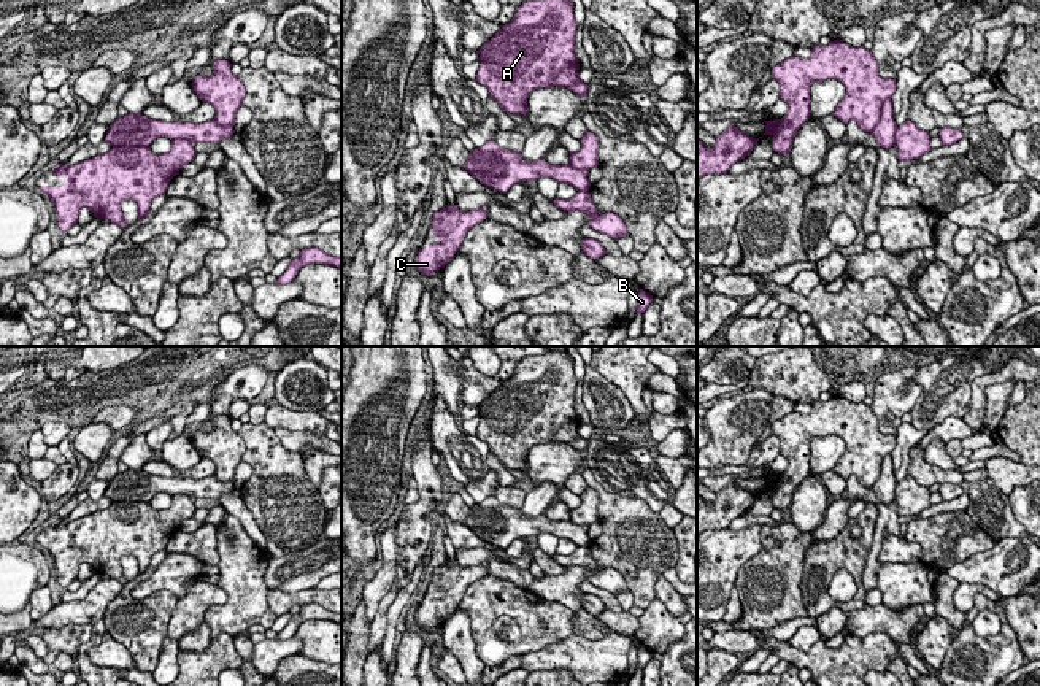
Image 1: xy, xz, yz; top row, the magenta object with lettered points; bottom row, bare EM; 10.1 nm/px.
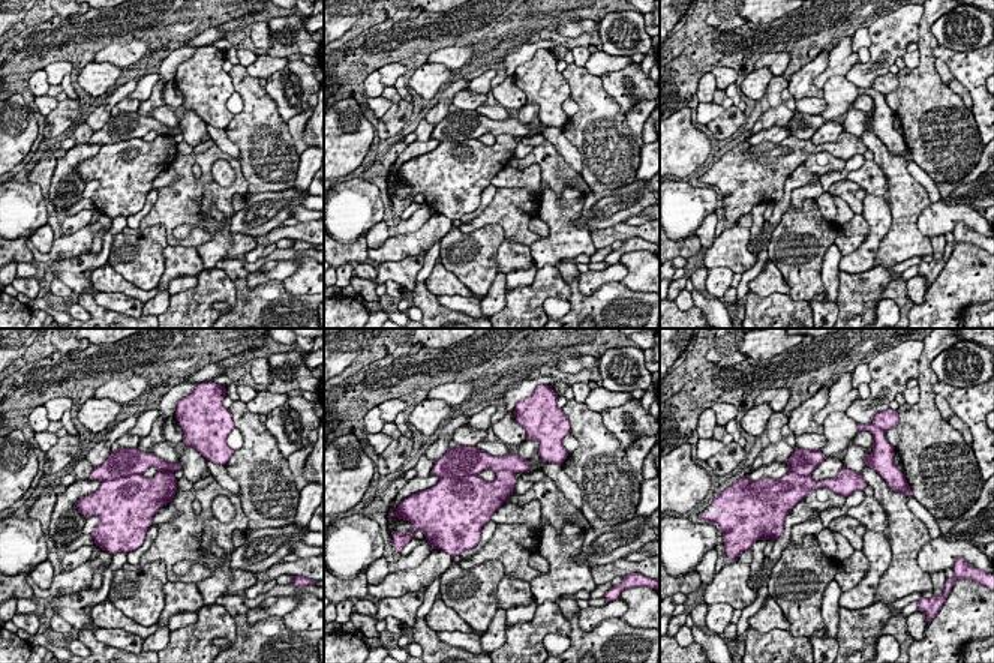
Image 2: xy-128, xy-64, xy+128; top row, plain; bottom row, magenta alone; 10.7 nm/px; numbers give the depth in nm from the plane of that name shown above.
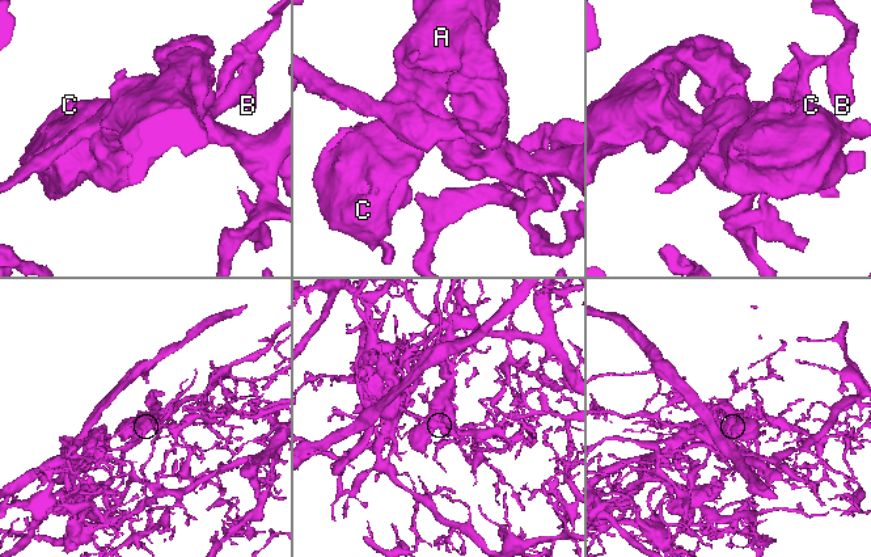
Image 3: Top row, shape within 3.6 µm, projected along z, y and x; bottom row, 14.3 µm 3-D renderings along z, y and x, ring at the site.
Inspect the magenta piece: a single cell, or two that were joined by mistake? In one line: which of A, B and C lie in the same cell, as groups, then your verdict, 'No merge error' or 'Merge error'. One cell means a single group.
Groups: A C / B. Merge error

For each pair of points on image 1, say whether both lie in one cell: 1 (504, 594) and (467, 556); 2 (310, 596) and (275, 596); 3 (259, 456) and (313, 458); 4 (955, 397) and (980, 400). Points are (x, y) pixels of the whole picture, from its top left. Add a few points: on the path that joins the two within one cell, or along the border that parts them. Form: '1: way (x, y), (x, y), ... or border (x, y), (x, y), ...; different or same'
1: border (486, 574), (508, 580), (521, 588); different
2: way (302, 597), (283, 597); same
3: border (302, 458), (305, 474), (318, 489); different
4: border (996, 372), (972, 381), (962, 418); different

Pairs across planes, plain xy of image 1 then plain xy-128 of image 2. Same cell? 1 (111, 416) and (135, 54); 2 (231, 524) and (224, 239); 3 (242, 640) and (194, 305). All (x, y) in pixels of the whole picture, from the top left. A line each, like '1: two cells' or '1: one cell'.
1: one cell
2: one cell
3: two cells

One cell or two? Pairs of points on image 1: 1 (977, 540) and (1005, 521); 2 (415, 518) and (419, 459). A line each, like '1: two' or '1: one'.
1: two
2: one

